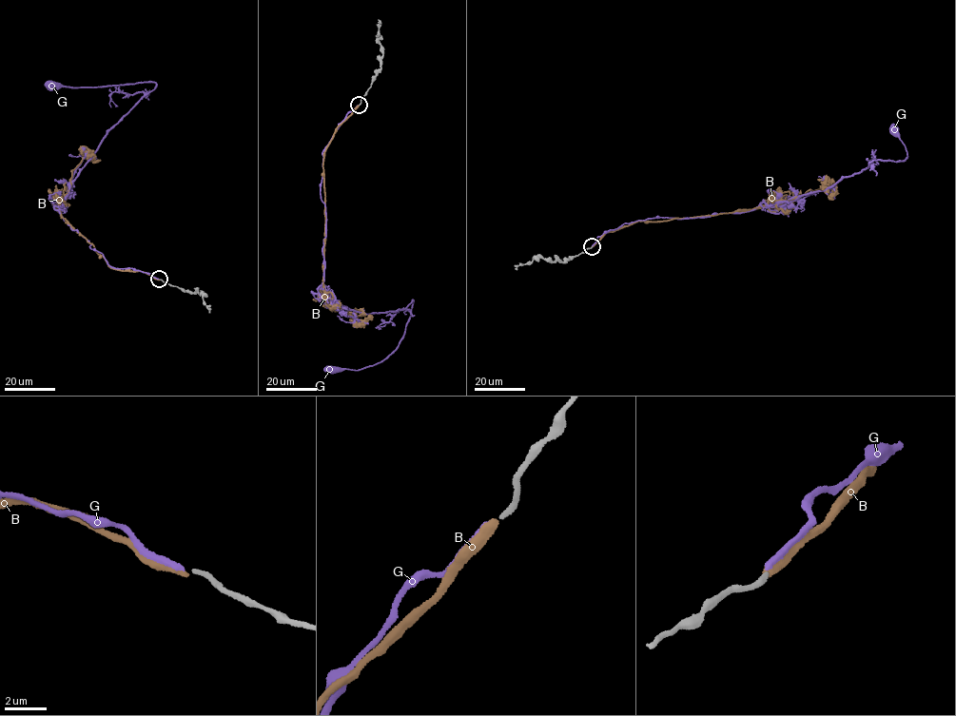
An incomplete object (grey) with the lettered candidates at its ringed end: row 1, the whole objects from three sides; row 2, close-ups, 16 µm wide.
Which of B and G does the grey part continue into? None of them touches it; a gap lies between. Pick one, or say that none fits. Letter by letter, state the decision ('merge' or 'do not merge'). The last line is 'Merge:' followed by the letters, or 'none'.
B: do not merge
G: merge
Merge: G

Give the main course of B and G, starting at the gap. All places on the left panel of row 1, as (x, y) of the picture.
B: (159, 280), (144, 272), (110, 267), (61, 216), (58, 206), (68, 193), (82, 151), (88, 160), (101, 161)
G: (158, 279), (107, 264), (101, 252), (72, 230), (59, 207), (109, 129), (155, 84), (51, 87)

